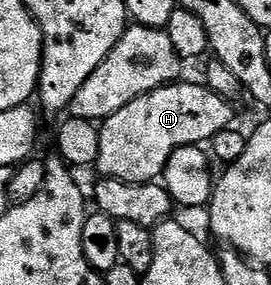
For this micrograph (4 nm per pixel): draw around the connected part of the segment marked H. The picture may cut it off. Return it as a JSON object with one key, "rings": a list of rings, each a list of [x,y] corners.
{"rings":[[[172,83],[163,85],[160,89],[149,91],[133,103],[125,103],[121,111],[109,115],[107,120],[99,125],[101,135],[101,155],[97,166],[98,172],[103,173],[104,178],[112,177],[118,181],[129,183],[146,183],[162,178],[163,169],[169,163],[169,159],[175,154],[176,149],[186,145],[202,146],[210,143],[221,131],[232,128],[235,117],[232,102],[227,101],[221,95],[217,95],[206,84],[183,85],[184,83]]]}

